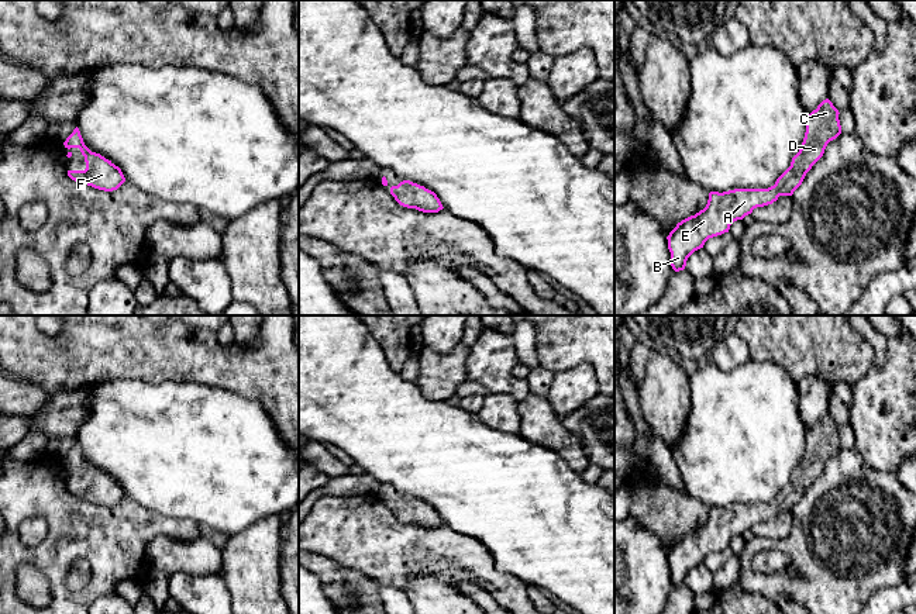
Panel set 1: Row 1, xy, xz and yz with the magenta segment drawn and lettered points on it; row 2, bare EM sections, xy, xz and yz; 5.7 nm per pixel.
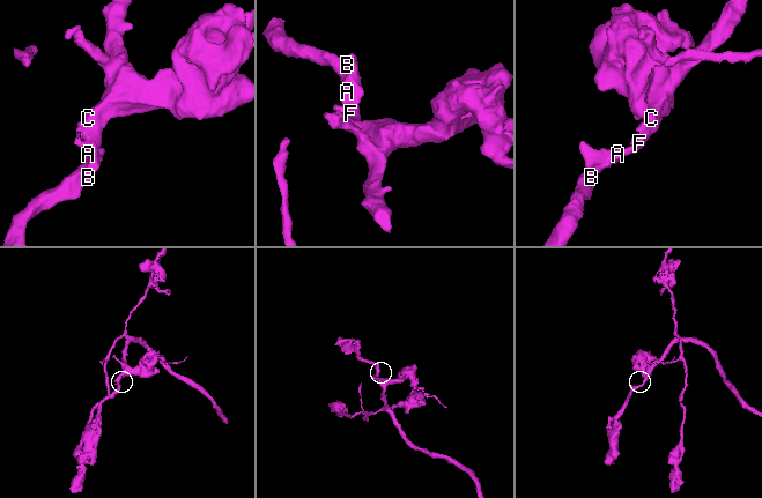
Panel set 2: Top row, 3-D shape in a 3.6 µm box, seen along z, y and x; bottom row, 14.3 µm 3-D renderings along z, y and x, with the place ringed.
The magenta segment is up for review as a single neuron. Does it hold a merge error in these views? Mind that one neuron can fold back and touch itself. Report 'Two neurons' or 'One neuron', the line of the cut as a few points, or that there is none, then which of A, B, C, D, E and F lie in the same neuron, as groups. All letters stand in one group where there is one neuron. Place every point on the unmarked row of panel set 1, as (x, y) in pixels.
One neuron. No split. Groups: A B C D E F

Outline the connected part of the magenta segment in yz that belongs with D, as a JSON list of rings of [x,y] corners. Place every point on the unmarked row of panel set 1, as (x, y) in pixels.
[[[829,414],[807,430],[800,465],[774,501],[710,507],[706,522],[678,538],[667,552],[672,584],[683,586],[688,573],[703,563],[709,553],[729,548],[734,537],[743,535],[754,524],[772,520],[779,511],[792,511],[806,489],[823,472],[827,459],[841,449],[838,430]]]

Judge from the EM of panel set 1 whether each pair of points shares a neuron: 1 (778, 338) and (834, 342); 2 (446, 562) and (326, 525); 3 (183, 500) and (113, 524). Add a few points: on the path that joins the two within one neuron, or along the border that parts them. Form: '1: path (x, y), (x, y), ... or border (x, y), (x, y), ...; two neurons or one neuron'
1: path (792, 338), (815, 338), (820, 342); one neuron
2: path (416, 552), (389, 551), (360, 531), (355, 531); one neuron
3: border (126, 496), (154, 511), (185, 518); two neurons

